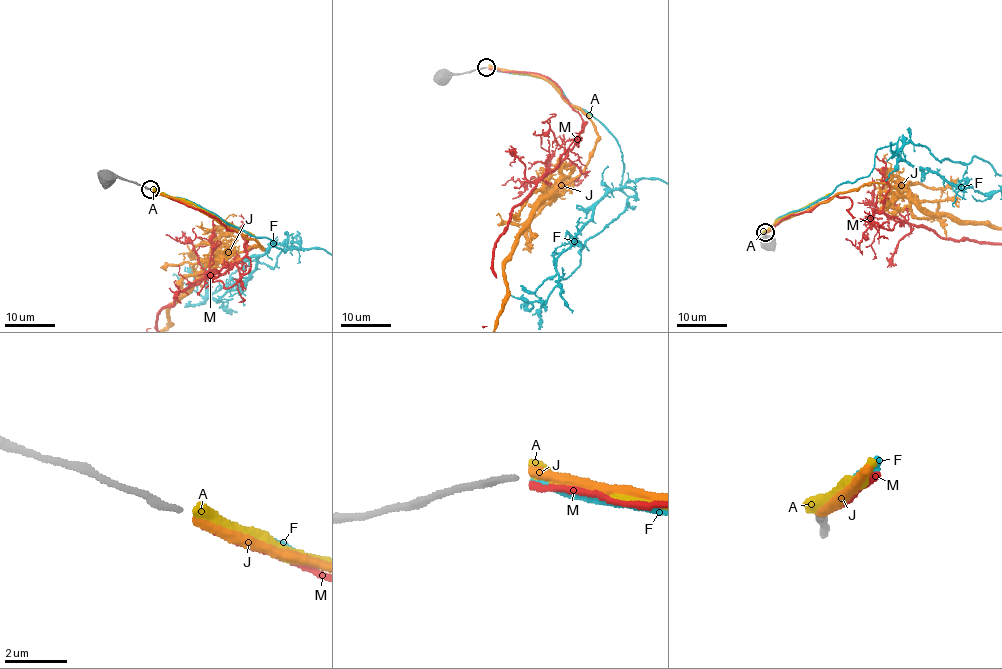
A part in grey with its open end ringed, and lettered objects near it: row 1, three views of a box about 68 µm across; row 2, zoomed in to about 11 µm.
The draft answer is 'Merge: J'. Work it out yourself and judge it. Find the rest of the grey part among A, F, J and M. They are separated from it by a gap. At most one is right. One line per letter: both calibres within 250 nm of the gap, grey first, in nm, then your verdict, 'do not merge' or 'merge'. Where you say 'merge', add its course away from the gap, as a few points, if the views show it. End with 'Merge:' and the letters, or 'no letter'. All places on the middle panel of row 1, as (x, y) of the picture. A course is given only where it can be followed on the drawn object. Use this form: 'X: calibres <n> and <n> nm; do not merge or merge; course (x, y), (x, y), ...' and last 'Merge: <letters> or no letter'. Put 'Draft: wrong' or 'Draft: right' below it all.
A: calibres 200 and 440 nm; do not merge
F: calibres 200 and 200 nm; do not merge
J: calibres 200 and 300 nm; do not merge
M: calibres 200 and 200 nm; merge
Merge: M
Draft: wrong

